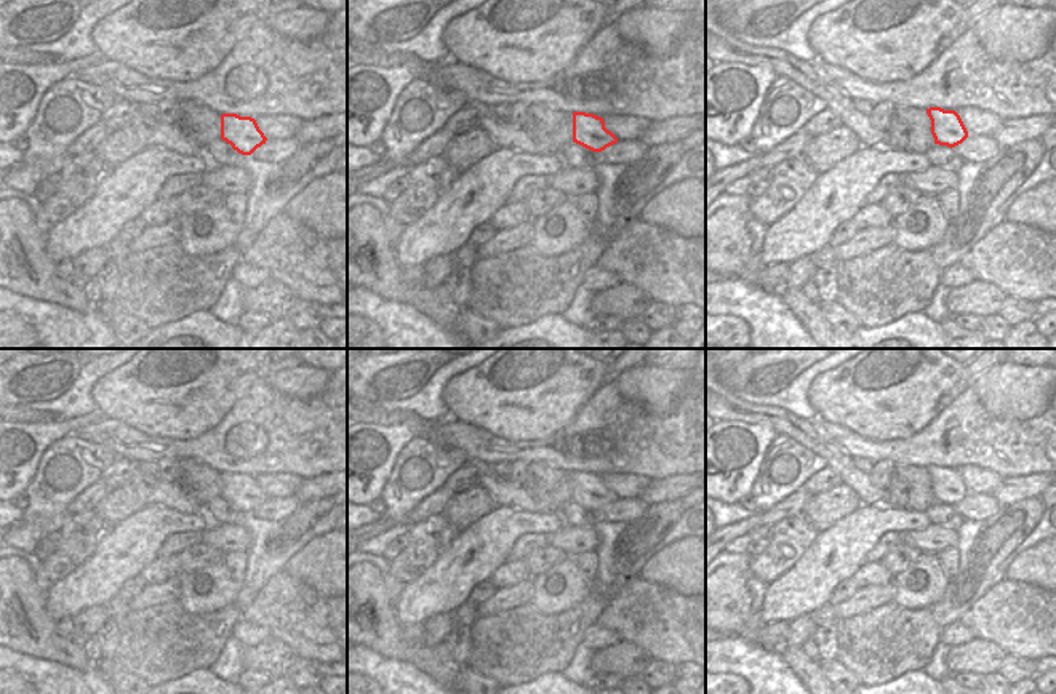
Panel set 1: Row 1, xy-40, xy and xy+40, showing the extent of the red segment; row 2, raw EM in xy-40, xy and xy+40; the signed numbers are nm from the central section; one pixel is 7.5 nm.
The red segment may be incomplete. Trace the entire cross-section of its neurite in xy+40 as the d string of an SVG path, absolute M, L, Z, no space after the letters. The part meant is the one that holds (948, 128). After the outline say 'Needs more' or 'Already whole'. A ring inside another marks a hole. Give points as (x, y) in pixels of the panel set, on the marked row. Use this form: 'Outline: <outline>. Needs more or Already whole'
Outline: M930 107L926 114L931 120L934 144L955 147L968 138L968 131L955 110Z. Already whole.

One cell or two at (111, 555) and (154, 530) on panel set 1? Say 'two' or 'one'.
one

